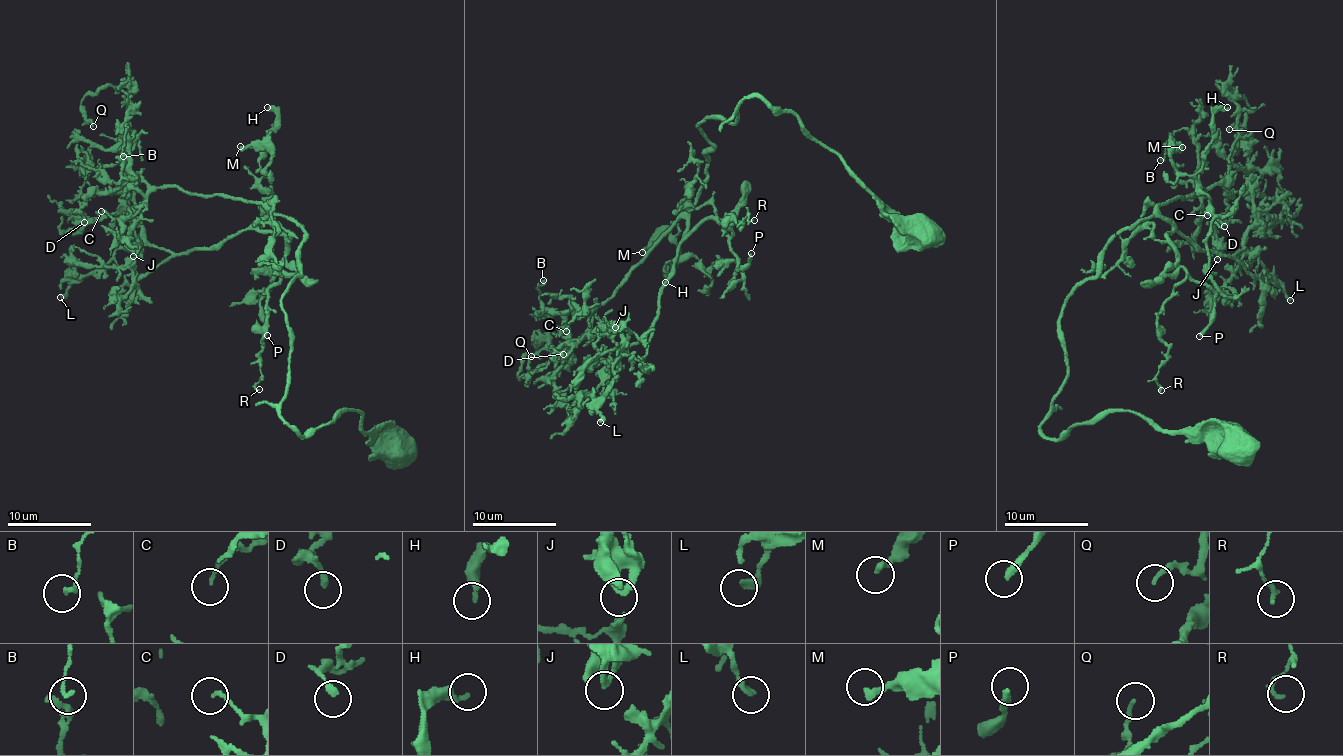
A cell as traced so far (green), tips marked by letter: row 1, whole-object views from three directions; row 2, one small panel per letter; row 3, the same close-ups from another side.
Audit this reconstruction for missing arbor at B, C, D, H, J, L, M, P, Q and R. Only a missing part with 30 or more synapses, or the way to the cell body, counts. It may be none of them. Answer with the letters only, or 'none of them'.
none of them

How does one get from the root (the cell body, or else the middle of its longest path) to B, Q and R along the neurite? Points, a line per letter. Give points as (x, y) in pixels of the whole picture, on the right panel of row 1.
B: (1241, 446), (1131, 411), (1039, 429), (1066, 379), (1067, 295), (1120, 232), (1203, 193), (1187, 131), (1160, 160)
Q: (1241, 446), (1131, 411), (1039, 429), (1067, 295), (1224, 181), (1236, 89), (1229, 129)
R: (1241, 446), (1131, 411), (1039, 429), (1066, 379), (1067, 295), (1152, 216), (1185, 270), (1157, 317), (1161, 390)

